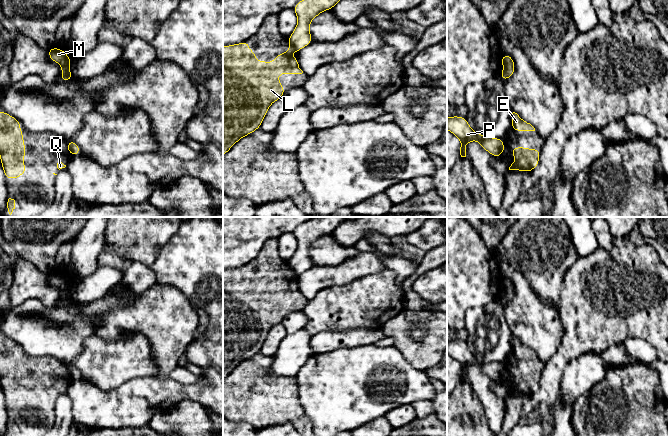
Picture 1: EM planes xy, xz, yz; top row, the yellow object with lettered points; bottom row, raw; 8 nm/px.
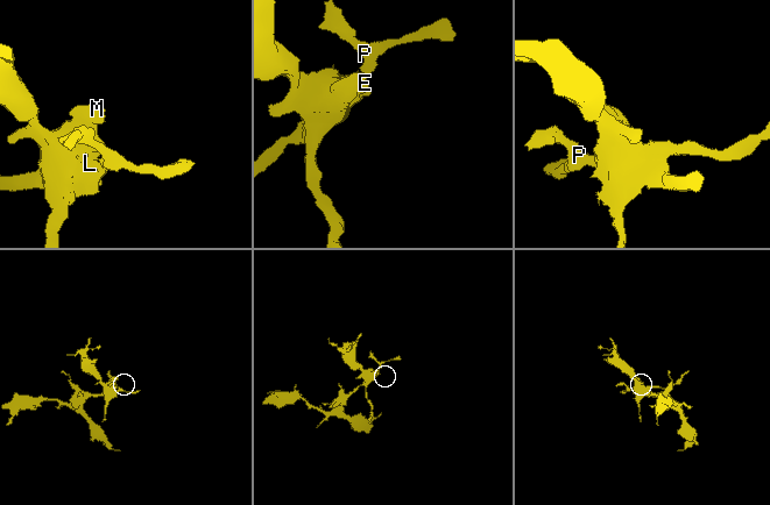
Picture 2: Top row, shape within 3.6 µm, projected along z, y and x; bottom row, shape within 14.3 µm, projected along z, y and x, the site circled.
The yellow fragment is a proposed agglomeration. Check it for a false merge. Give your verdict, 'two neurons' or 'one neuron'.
two neurons

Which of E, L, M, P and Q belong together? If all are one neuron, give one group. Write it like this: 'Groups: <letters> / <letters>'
Groups: E L M Q / P

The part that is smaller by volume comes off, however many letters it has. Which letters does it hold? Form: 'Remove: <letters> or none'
Remove: P

